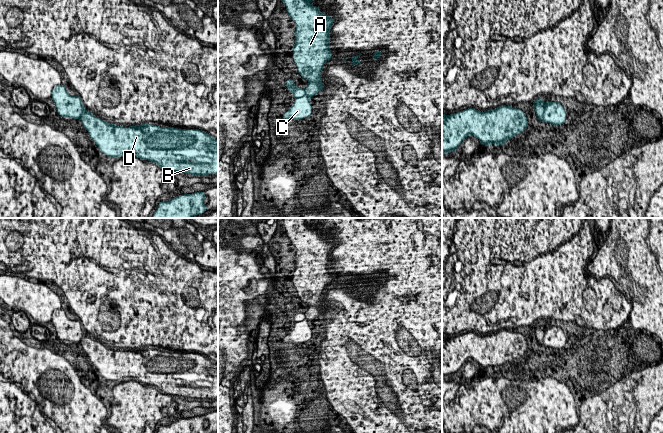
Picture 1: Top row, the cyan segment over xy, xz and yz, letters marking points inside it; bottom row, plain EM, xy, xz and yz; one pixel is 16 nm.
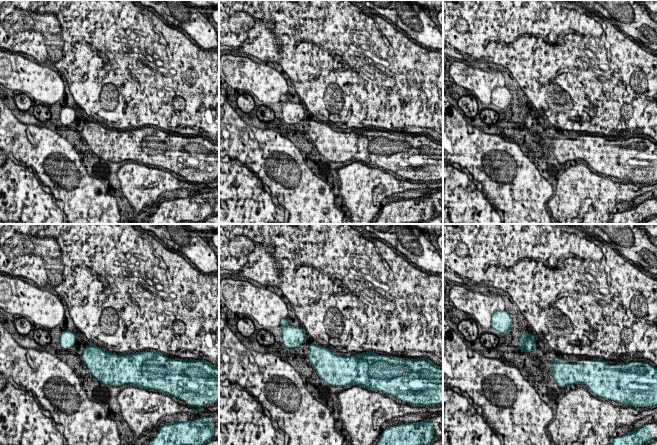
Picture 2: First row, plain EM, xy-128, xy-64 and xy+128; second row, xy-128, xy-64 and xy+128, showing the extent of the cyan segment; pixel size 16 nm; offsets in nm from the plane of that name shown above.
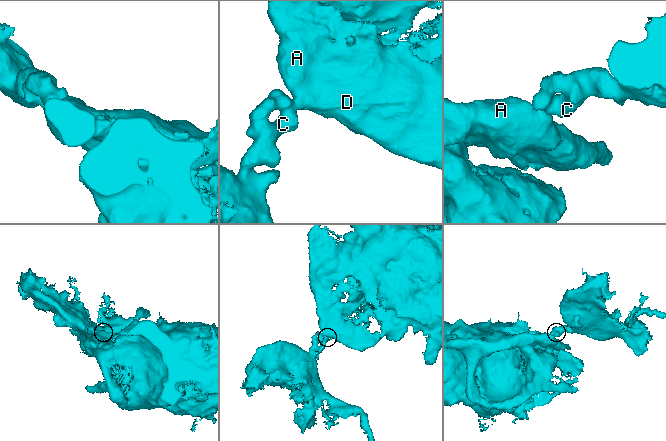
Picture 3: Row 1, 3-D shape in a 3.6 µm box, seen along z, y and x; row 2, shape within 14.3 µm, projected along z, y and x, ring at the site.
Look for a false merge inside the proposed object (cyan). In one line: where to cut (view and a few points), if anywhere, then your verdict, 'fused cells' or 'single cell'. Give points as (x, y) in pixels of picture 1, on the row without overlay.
cut xy (86, 334), (79, 342); fused cells

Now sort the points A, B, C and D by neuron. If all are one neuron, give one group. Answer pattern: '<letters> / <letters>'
A B D / C

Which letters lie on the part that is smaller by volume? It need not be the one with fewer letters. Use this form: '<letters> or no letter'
C

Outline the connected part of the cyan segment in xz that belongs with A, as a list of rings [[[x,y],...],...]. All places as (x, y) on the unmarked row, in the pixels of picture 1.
[[[283,218],[281,222],[289,241],[296,247],[292,281],[301,301],[309,305],[308,310],[304,313],[309,322],[317,320],[318,316],[323,314],[324,309],[320,297],[324,293],[324,288],[333,281],[328,267],[330,264],[330,253],[335,244],[333,241],[322,237],[317,230],[309,228],[316,223],[318,221],[314,218]]]

